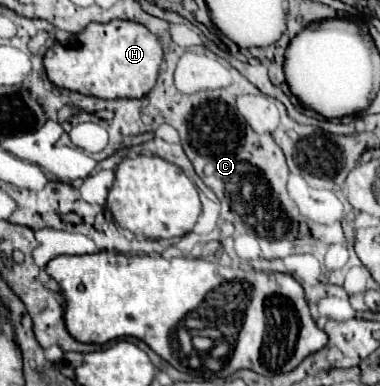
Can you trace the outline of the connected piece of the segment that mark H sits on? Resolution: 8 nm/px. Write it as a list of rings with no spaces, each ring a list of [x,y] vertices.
[[[128,19],[90,23],[84,31],[62,43],[54,43],[44,55],[48,79],[68,91],[100,99],[140,99],[148,95],[158,79],[162,45],[144,25]]]

